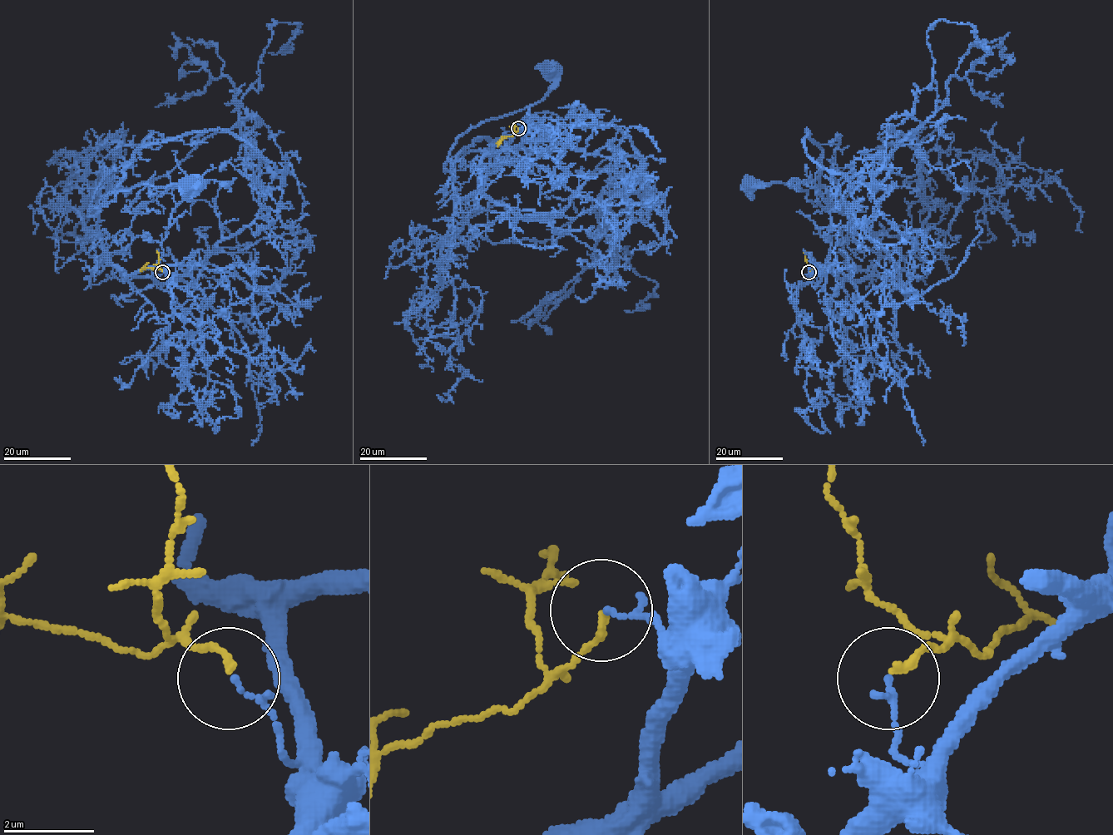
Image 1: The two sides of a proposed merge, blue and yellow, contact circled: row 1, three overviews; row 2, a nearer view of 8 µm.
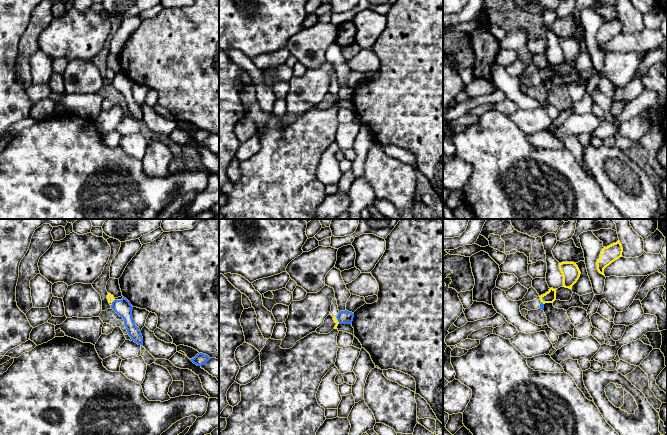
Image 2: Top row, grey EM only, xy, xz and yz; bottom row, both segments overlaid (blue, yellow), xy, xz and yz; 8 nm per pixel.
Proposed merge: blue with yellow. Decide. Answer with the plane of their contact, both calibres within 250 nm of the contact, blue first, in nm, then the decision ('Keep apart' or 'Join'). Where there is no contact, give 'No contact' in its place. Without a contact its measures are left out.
Touches blue in xz. Thickness 110 nm (blue) against 30 nm. Keep apart

